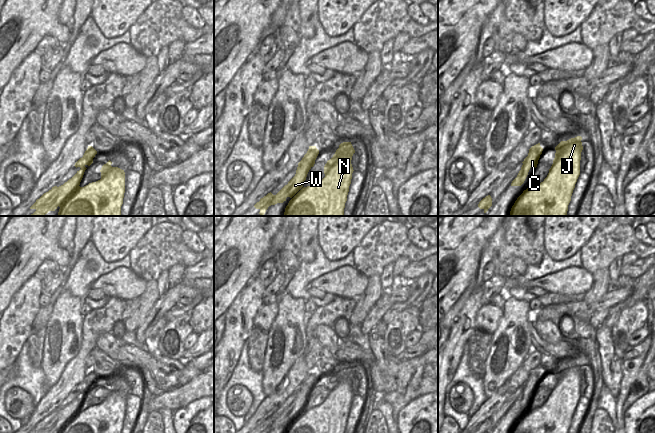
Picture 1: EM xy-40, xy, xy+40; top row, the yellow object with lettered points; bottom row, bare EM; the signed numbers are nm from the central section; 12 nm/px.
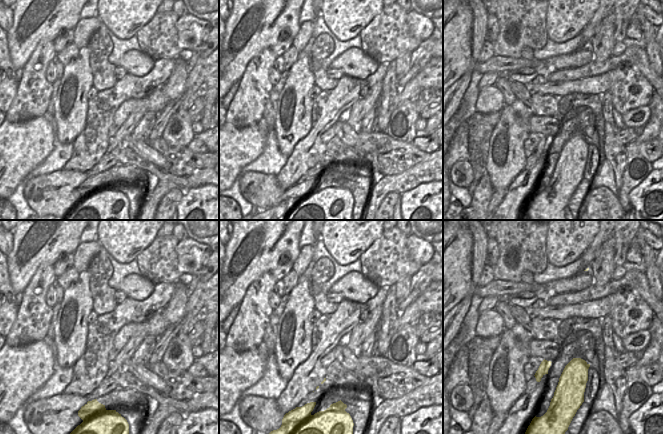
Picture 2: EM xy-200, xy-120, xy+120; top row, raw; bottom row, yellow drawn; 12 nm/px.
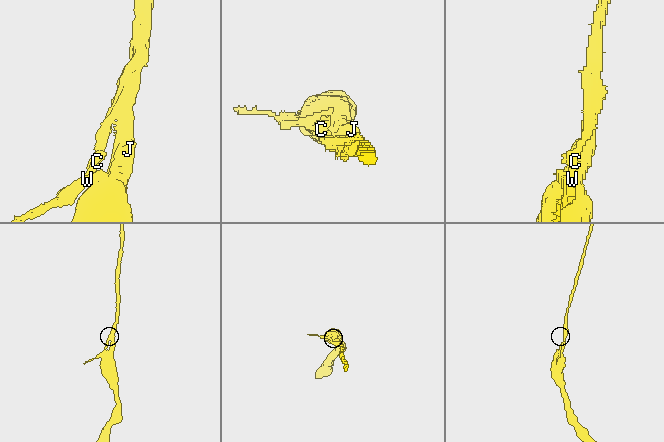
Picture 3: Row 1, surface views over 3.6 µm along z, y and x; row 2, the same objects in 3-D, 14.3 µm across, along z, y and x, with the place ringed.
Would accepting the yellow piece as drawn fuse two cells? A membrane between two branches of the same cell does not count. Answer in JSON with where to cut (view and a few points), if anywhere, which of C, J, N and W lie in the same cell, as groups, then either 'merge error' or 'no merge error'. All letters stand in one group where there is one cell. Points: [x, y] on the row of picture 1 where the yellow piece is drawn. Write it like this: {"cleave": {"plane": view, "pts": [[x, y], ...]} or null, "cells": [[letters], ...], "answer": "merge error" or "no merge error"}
{"cleave": null, "cells": [["C", "J", "N", "W"]], "answer": "no merge error"}

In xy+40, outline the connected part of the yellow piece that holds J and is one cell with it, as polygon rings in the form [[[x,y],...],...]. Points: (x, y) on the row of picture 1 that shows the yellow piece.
[[[582,137],[561,141],[543,182],[529,186],[517,198],[510,216],[567,216],[568,205],[580,175]]]

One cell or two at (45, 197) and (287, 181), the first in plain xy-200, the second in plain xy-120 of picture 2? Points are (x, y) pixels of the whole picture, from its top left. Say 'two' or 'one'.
two

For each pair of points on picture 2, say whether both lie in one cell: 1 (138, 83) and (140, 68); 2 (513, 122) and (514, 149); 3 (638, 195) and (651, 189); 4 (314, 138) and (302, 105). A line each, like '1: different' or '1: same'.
1: different
2: same
3: same
4: different

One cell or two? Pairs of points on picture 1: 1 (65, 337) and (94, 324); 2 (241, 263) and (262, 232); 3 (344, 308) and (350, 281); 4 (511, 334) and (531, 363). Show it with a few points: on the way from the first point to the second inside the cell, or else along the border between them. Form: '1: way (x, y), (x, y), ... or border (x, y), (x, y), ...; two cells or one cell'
1: border (83, 316), (81, 347), (77, 353); two cells
2: way (241, 255), (254, 240); one cell
3: border (335, 296), (354, 299); two cells
4: border (531, 351), (520, 365); two cells

